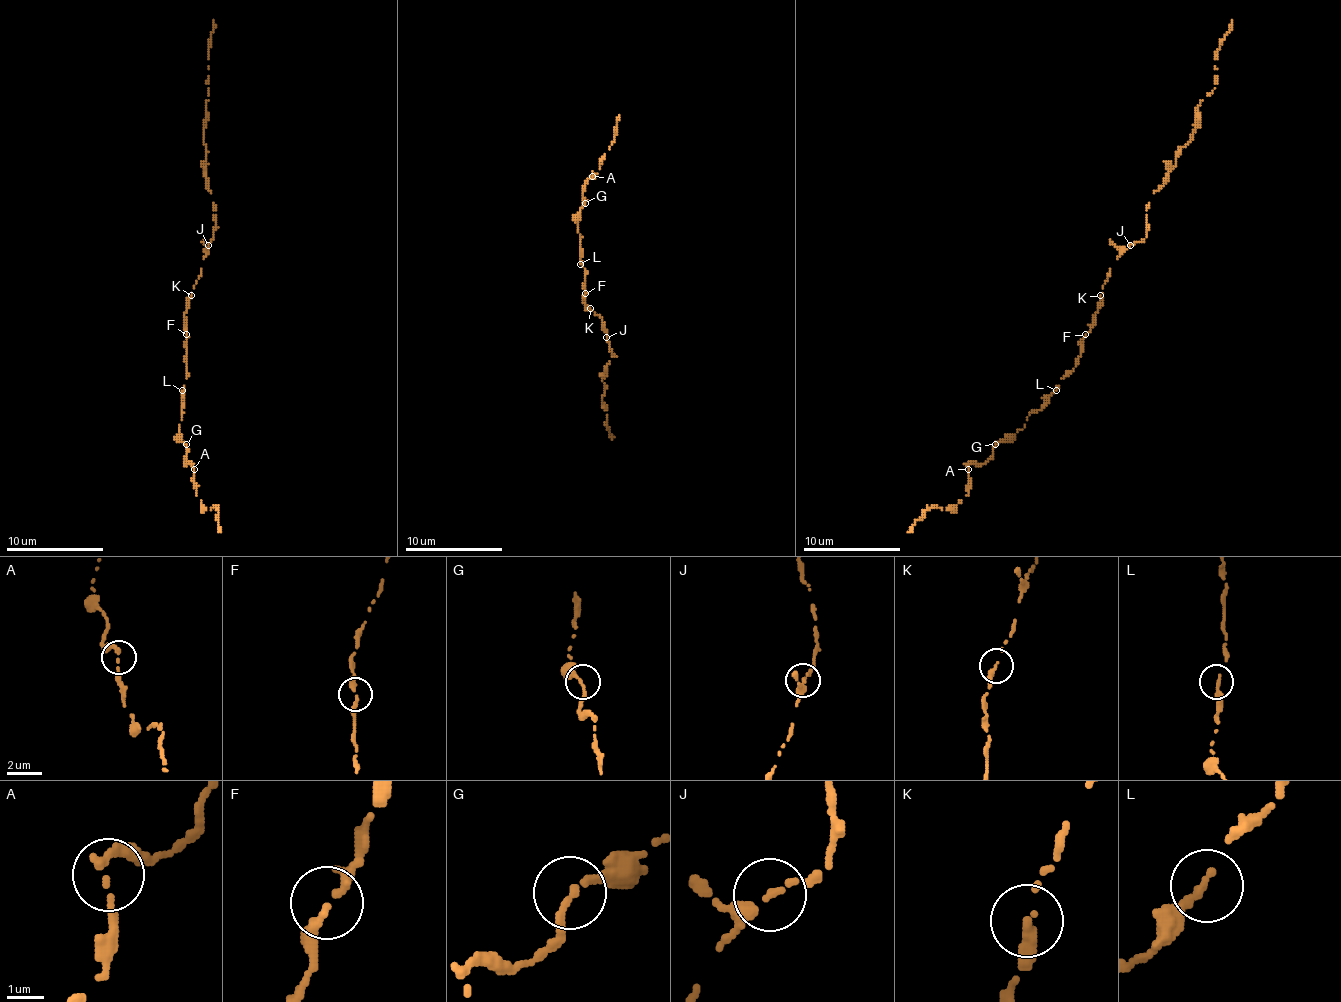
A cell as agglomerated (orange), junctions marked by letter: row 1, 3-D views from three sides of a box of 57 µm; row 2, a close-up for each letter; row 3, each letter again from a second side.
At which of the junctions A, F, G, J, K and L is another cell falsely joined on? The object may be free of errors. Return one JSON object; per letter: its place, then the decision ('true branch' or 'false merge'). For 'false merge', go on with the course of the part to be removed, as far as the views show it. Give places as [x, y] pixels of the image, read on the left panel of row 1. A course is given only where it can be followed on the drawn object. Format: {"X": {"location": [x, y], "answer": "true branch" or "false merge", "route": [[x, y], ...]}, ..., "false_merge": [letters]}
{"A": {"location": [194, 469], "answer": "true branch"}, "F": {"location": [186, 334], "answer": "true branch"}, "G": {"location": [186, 444], "answer": "true branch"}, "J": {"location": [208, 245], "answer": "true branch"}, "K": {"location": [191, 295], "answer": "true branch"}, "L": {"location": [182, 390], "answer": "true branch"}, "false_merge": []}

